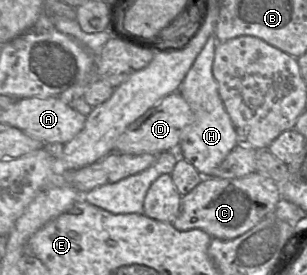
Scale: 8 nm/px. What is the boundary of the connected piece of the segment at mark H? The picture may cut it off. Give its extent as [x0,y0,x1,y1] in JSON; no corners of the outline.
[176,34,238,177]

